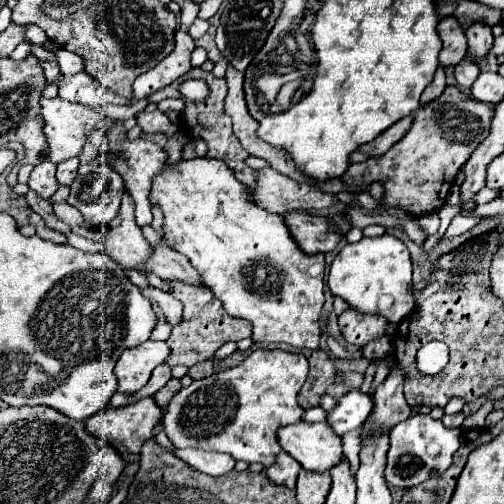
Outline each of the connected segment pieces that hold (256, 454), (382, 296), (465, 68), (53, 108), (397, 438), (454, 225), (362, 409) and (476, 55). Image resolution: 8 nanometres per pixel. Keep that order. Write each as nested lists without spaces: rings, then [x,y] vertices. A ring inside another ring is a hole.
[[[256,350],[240,366],[220,370],[208,378],[194,380],[188,388],[182,388],[166,406],[162,428],[176,448],[218,450],[230,454],[234,460],[244,460],[248,464],[260,462],[264,468],[268,468],[272,466],[272,462],[276,462],[276,454],[282,450],[276,438],[278,428],[302,422],[304,410],[298,406],[296,396],[306,376],[308,360],[304,356],[290,354],[284,350]]]
[[[384,234],[378,238],[364,236],[356,244],[344,244],[330,266],[328,286],[332,294],[342,296],[358,312],[380,314],[398,324],[412,312],[414,304],[410,252],[406,244],[392,234]]]
[[[460,62],[454,70],[454,76],[456,76],[458,84],[464,86],[464,88],[470,88],[472,82],[478,78],[478,74],[480,74],[480,68],[474,62]]]
[[[42,98],[40,104],[42,104],[42,118],[44,118],[44,134],[46,134],[48,144],[50,144],[48,160],[58,164],[58,162],[64,162],[68,158],[78,158],[90,132],[96,128],[100,114],[94,112],[94,108],[90,108],[90,106],[66,102],[62,98],[52,98],[52,100]]]
[[[414,414],[404,422],[398,422],[390,430],[390,450],[386,464],[386,482],[398,488],[412,488],[430,478],[432,472],[442,474],[452,466],[452,456],[460,448],[460,428],[446,428],[442,420],[434,420],[428,414]]]
[[[458,214],[458,216],[450,222],[450,226],[448,226],[448,230],[446,230],[444,236],[448,238],[458,236],[458,234],[470,230],[474,224],[478,224],[480,218],[482,218],[482,216],[478,216],[478,214],[472,214],[472,216],[462,216],[462,214]]]
[[[350,390],[328,414],[328,424],[338,436],[342,436],[362,426],[362,422],[368,418],[370,412],[372,412],[370,394],[364,394],[360,390]]]
[[[480,22],[478,26],[468,26],[466,36],[468,36],[468,56],[472,56],[474,62],[480,62],[492,48],[492,40],[494,40],[492,28]]]

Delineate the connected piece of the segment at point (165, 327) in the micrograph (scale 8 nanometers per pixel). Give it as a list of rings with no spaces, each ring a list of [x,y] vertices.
[[[158,318],[158,322],[156,322],[156,326],[154,326],[154,330],[152,330],[152,334],[150,334],[150,338],[152,340],[166,340],[170,336],[170,324],[166,322],[166,318]]]

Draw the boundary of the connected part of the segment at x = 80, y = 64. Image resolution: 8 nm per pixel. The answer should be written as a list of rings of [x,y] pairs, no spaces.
[[[64,49],[57,50],[55,55],[63,74],[74,75],[84,70],[84,61],[79,55]]]

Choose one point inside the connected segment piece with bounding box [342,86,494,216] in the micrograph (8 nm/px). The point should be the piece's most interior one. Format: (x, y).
(417, 173)

